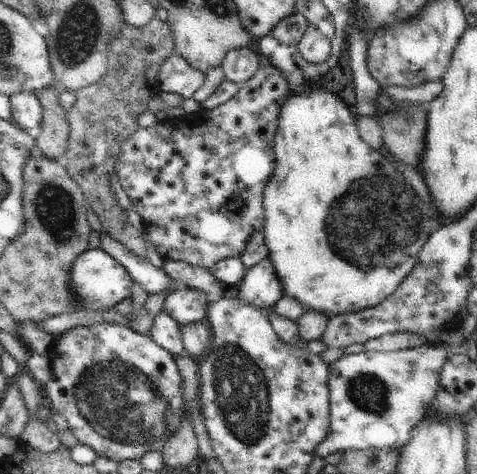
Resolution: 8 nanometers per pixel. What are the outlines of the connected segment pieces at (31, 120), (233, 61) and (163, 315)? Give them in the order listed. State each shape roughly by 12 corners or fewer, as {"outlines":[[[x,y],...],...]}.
{"outlines":[[[34,91],[9,96],[12,118],[23,130],[41,126]],[[246,46],[228,51],[221,67],[226,79],[242,85],[261,66]],[[166,311],[148,334],[171,355],[186,355],[181,326]]]}

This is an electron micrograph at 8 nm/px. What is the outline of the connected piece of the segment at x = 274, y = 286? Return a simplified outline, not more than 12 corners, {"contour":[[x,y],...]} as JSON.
{"contour":[[266,257],[246,273],[238,299],[267,313],[282,283]]}

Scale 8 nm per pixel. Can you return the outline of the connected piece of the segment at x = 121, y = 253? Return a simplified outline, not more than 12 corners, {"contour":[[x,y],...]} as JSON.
{"contour":[[109,233],[100,248],[149,294],[177,286],[163,268],[133,255]]}

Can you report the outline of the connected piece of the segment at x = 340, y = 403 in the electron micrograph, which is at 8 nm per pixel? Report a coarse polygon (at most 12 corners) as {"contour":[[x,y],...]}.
{"contour":[[422,345],[329,366],[315,448],[399,451],[449,354]]}

